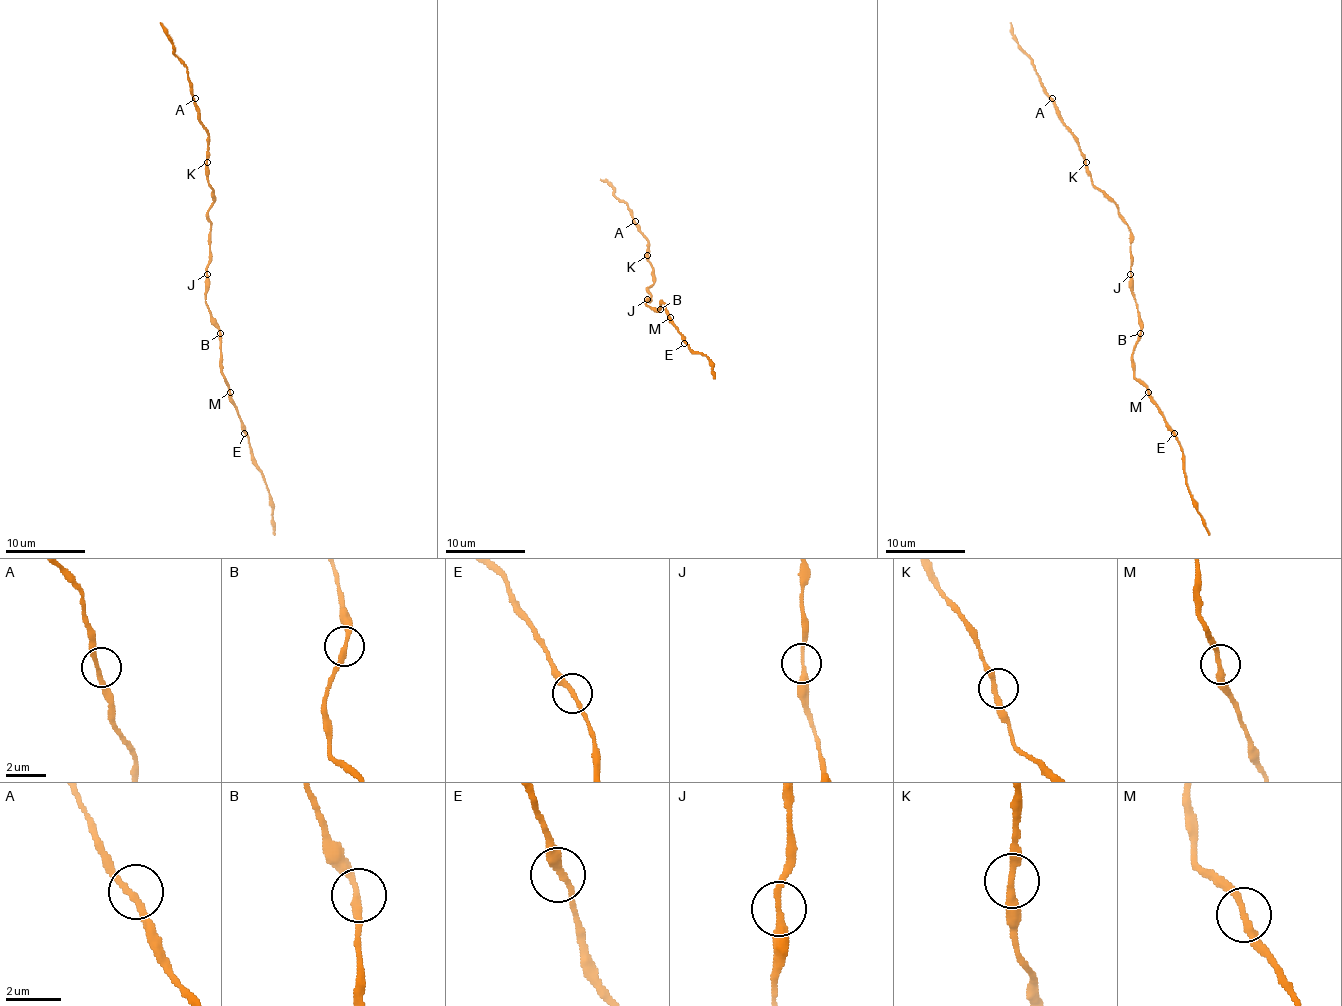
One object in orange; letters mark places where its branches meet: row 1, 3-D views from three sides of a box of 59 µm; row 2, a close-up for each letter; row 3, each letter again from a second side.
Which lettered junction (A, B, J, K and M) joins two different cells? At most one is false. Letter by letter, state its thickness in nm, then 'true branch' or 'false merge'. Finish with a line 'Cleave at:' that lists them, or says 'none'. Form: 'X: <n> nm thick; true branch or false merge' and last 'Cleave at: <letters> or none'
A: 240 nm thick; true branch
B: 260 nm thick; true branch
J: 240 nm thick; true branch
K: 280 nm thick; true branch
M: 260 nm thick; true branch
Cleave at: none

